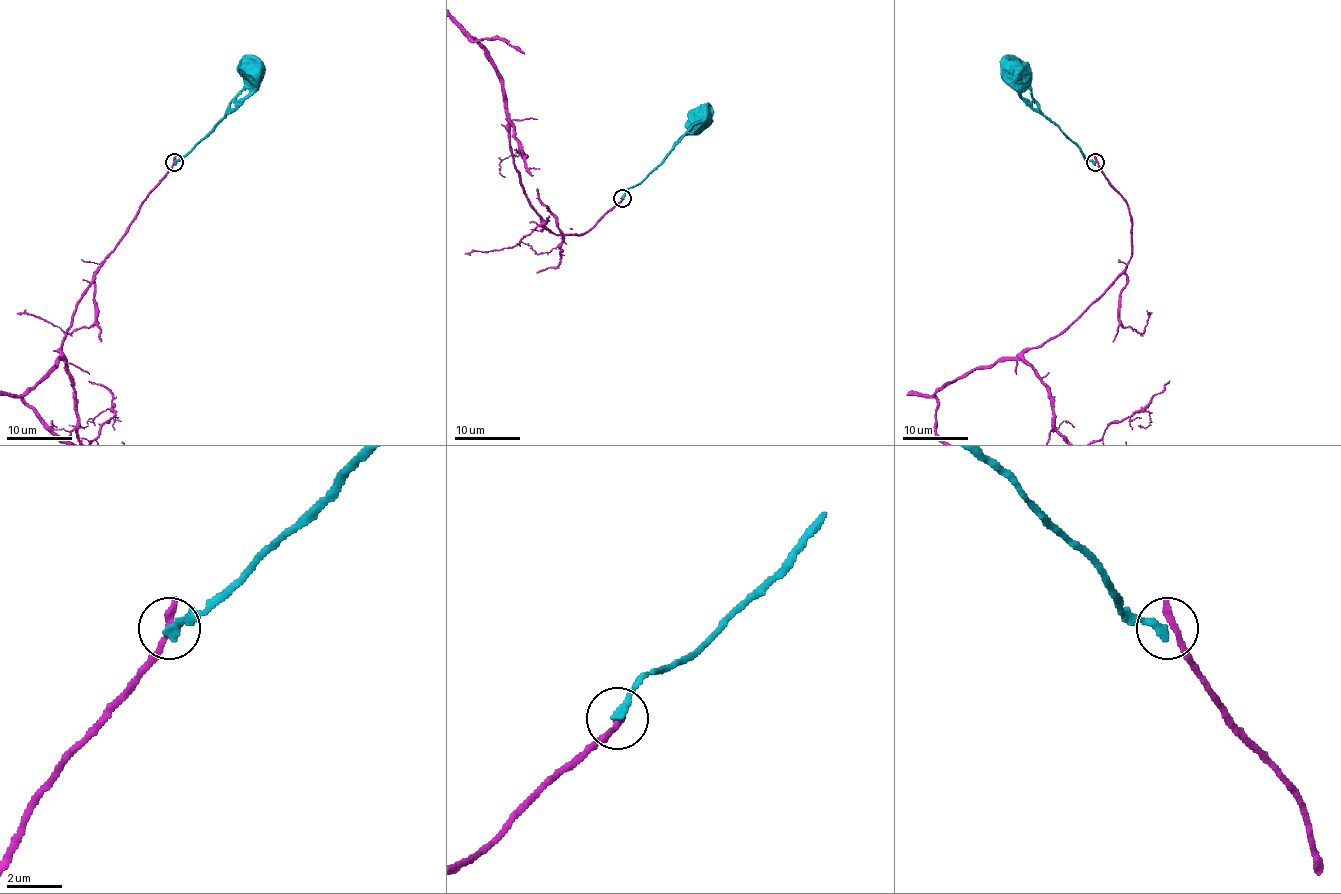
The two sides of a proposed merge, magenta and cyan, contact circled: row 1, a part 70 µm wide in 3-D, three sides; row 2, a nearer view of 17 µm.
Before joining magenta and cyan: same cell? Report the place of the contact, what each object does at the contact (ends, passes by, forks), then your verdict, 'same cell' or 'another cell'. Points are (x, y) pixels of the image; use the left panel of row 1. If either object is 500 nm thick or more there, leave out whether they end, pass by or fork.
place (174, 162); magenta ends; cyan ends; another cell

